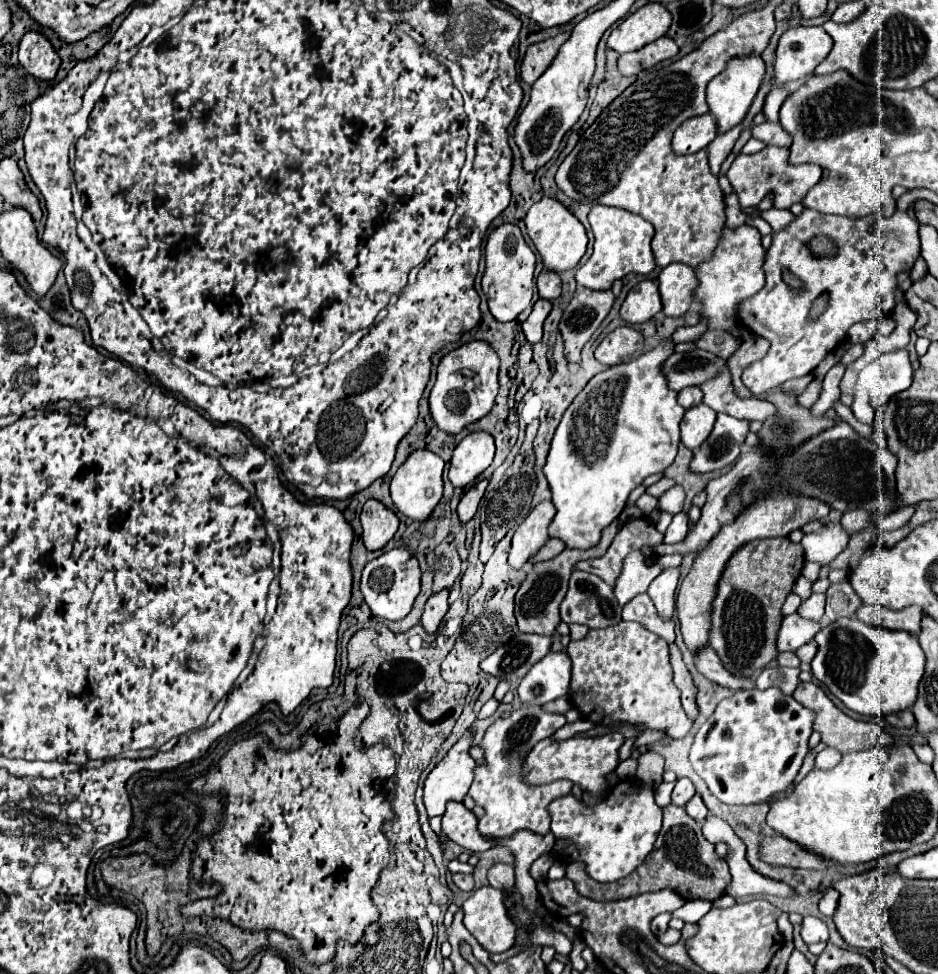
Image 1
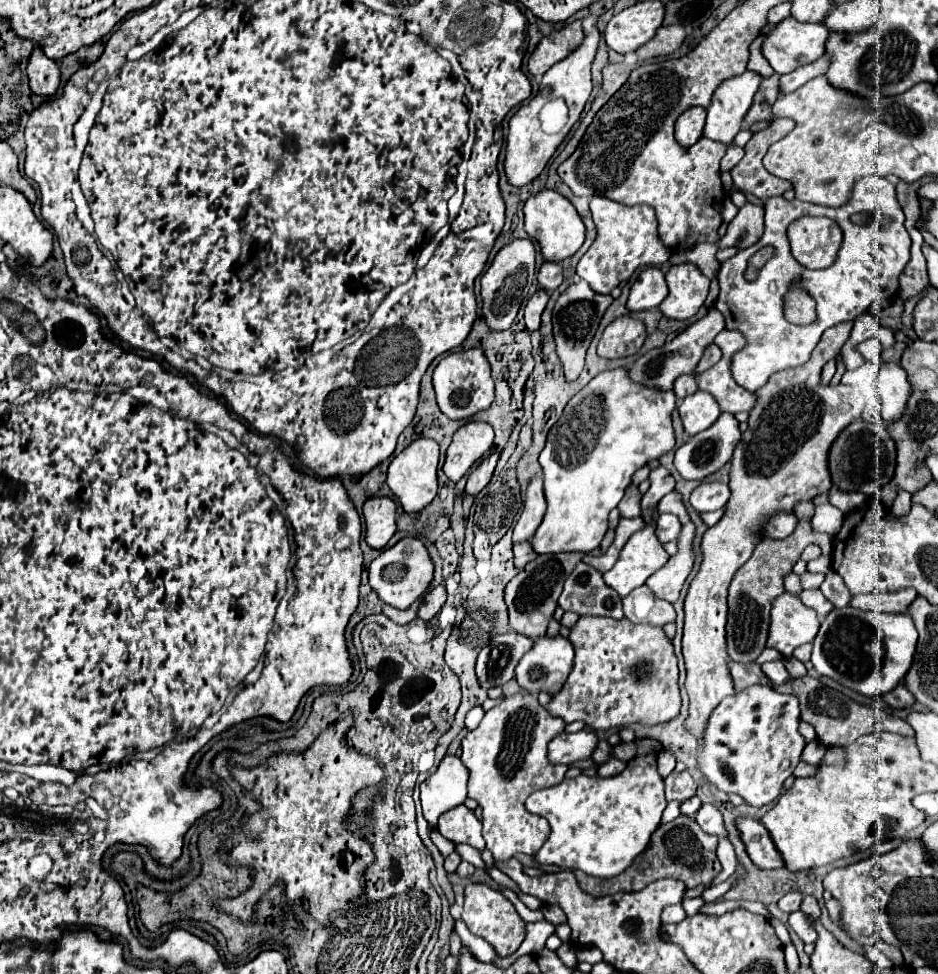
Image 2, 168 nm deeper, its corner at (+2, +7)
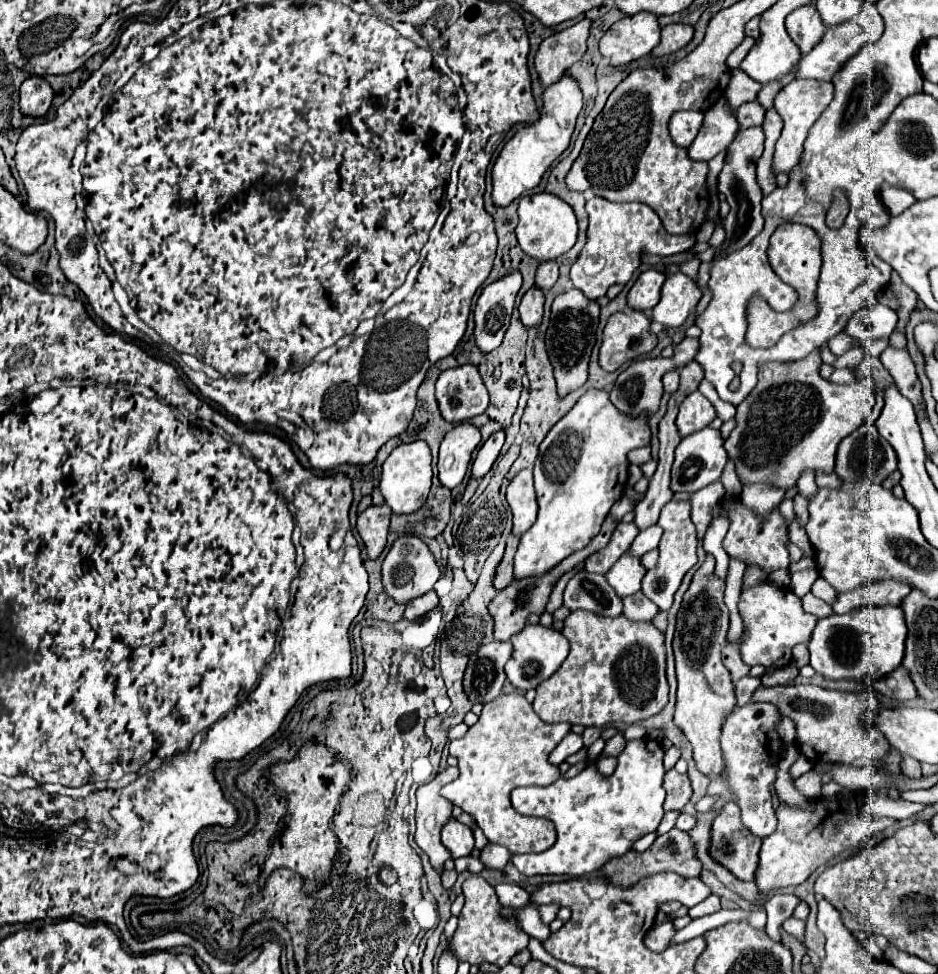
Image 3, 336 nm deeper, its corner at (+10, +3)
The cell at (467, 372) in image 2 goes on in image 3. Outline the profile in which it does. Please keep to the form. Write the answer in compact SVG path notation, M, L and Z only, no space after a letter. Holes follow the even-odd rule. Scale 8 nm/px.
M474 365L448 369L436 381L440 413L450 423L468 421L486 411L490 397Z

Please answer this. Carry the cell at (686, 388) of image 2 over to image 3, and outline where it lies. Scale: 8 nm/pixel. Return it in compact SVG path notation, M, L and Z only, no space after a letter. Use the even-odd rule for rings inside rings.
M678 369L668 371L668 373L662 377L662 381L664 381L664 391L666 391L666 393L674 393L674 391L678 389L678 379L680 379L680 371L678 371Z

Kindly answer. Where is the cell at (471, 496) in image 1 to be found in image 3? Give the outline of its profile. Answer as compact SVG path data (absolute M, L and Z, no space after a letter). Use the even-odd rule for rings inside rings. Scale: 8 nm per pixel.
M502 429L502 431L496 431L494 435L488 437L488 441L480 447L480 451L478 451L476 459L474 459L472 477L482 479L482 477L490 471L490 467L494 465L494 461L496 461L496 457L498 457L500 449L502 449L502 445L504 445L504 439L506 439L504 429Z

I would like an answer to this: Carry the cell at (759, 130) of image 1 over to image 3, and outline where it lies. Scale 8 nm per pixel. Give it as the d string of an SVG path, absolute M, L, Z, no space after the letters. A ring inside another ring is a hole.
M748 101L744 105L740 105L736 109L736 119L738 119L738 125L740 129L748 129L748 127L756 127L756 125L762 125L764 121L764 109L758 101Z

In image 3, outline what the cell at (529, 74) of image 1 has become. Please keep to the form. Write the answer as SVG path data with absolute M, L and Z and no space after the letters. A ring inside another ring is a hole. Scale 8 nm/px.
M582 19L576 25L554 33L552 37L544 39L534 65L540 77L540 83L544 87L550 87L554 83L558 83L566 71L582 59L582 55L586 53L586 39L590 35L590 19Z

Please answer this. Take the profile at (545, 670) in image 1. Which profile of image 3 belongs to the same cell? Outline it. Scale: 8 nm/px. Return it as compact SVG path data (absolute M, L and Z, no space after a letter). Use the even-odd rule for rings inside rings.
M528 623L510 641L514 645L514 651L512 651L510 661L506 663L506 677L520 691L534 689L534 687L540 685L540 681L548 679L562 665L562 661L566 659L568 649L570 649L568 639L560 631L556 631L554 627L544 627L540 623L538 625Z

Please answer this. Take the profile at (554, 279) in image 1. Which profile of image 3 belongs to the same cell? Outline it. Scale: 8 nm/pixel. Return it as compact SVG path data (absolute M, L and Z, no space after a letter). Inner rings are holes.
M544 261L540 263L538 271L536 271L536 287L540 287L542 291L548 291L558 279L558 263L556 261Z

